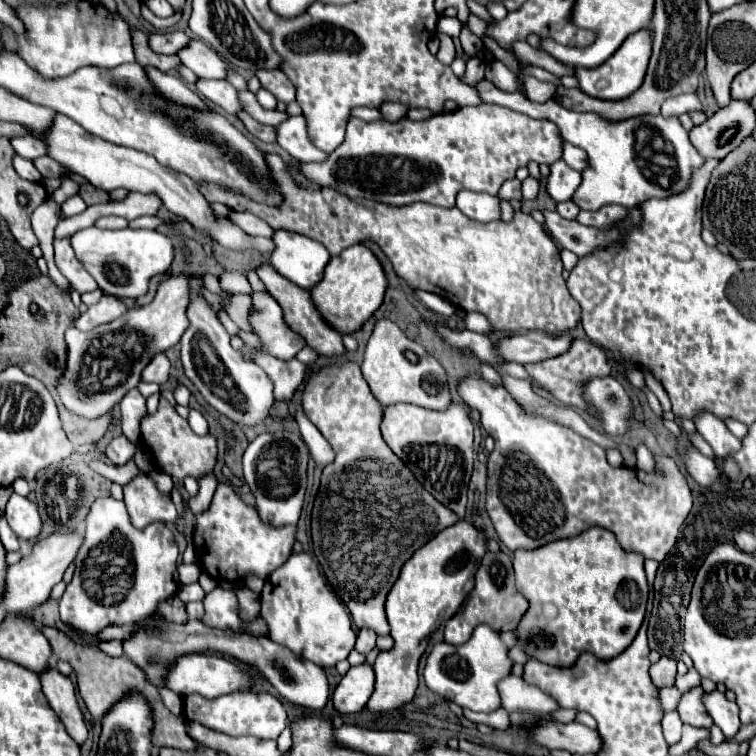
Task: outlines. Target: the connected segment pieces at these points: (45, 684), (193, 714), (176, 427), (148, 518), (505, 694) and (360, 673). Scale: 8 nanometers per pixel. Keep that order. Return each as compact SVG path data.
M56 667L46 669L38 677L42 683L42 693L46 695L50 707L62 717L62 723L66 725L66 729L74 737L74 741L78 745L82 745L88 737L88 729L84 723L82 711L78 707L72 681L68 677L64 677L62 673L58 673Z
M234 691L228 695L220 695L216 699L204 699L200 695L192 695L184 699L184 715L188 721L200 721L210 729L218 729L230 737L252 735L258 739L278 739L278 735L286 729L288 717L282 703L270 693L252 693L252 691Z
M160 397L158 411L154 415L148 415L148 417L142 419L140 429L142 429L142 441L154 453L160 471L164 471L172 477L178 477L182 481L188 475L194 477L194 479L200 479L200 477L208 475L214 469L216 439L212 435L204 435L204 437L196 435L190 429L188 421L184 421L164 397Z
M146 473L136 475L124 485L124 503L136 529L144 529L156 521L174 523L178 517L172 497L160 493L156 483Z
M512 673L508 679L500 683L500 695L502 695L502 707L508 713L520 711L520 713L556 713L560 705L542 693L538 687L528 685L520 675Z
M370 663L350 667L350 671L338 683L332 699L338 713L356 713L360 711L374 691L374 669Z

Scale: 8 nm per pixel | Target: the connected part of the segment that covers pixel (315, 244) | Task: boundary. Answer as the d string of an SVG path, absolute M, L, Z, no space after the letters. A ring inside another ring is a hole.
M278 229L274 231L274 243L276 251L270 255L270 263L282 277L302 289L312 289L322 279L330 253L320 241Z

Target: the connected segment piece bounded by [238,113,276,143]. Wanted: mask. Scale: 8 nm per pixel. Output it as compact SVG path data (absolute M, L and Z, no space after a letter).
M238 113L238 117L242 119L242 123L246 125L246 129L248 129L254 137L258 137L258 139L262 139L262 141L266 141L266 143L274 143L274 141L276 141L276 127L272 127L272 125L262 125L262 123L258 123L254 117L250 117L248 113Z

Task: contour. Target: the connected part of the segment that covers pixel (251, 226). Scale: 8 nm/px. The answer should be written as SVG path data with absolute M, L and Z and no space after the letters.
M232 211L228 215L230 221L234 221L240 229L244 229L250 235L264 235L264 237L272 237L272 227L268 223L264 223L260 217L244 211L244 213L236 213Z

